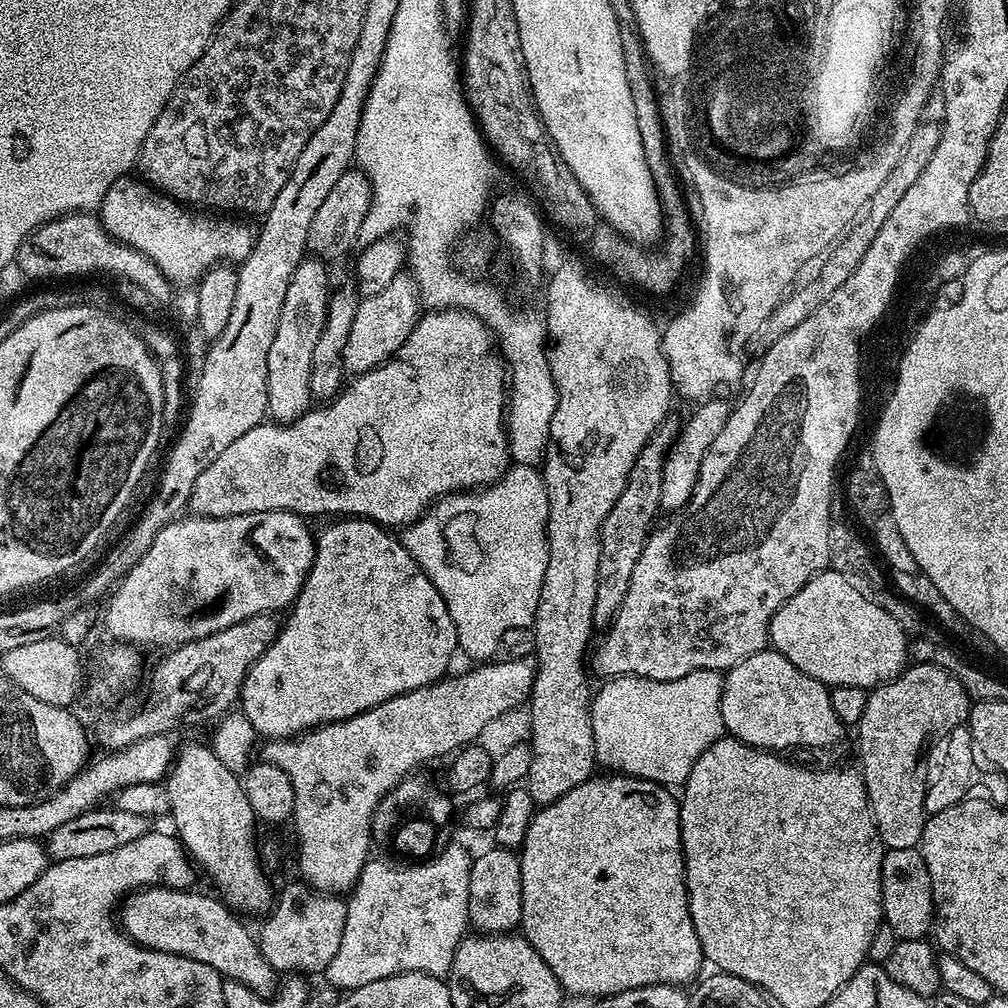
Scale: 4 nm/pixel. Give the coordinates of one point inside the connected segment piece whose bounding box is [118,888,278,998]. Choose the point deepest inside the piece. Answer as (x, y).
(203, 928)

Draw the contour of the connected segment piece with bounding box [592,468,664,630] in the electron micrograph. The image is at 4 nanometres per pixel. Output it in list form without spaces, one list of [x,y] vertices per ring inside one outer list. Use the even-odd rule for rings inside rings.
[[[632,468],[626,482],[626,490],[622,490],[618,502],[614,502],[610,514],[606,514],[606,518],[600,523],[598,590],[594,590],[592,611],[592,622],[597,629],[607,629],[615,620],[622,601],[626,598],[626,590],[630,590],[630,578],[634,578],[634,566],[638,566],[638,558],[642,558],[642,550],[654,528],[652,519],[662,510],[660,499],[663,469]]]

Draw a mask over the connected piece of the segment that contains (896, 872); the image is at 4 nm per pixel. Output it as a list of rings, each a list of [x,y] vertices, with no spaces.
[[[919,847],[906,850],[887,849],[882,858],[882,910],[883,923],[894,930],[897,940],[923,940],[933,931],[936,919],[936,907],[930,886],[930,870],[926,870],[926,862],[922,858]]]

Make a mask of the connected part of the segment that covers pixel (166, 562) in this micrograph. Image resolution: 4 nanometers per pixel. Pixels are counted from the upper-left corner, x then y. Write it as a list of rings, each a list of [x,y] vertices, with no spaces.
[[[255,512],[222,518],[192,514],[189,517],[189,520],[177,518],[167,524],[158,538],[154,538],[150,550],[111,589],[104,608],[104,628],[114,639],[124,644],[150,644],[168,650],[218,634],[226,626],[263,612],[279,613],[279,608],[287,609],[300,593],[316,553],[314,532],[304,525],[307,524],[305,517],[295,512]]]

